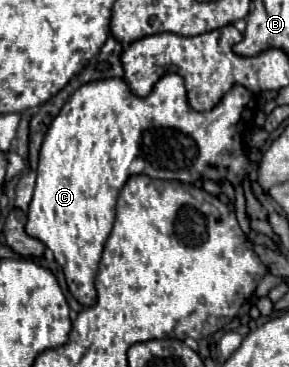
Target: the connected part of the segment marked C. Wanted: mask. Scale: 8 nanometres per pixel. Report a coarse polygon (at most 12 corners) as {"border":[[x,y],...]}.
{"border":[[179,74],[73,92],[25,230],[81,306],[127,178],[241,184],[235,84],[195,112]]}

